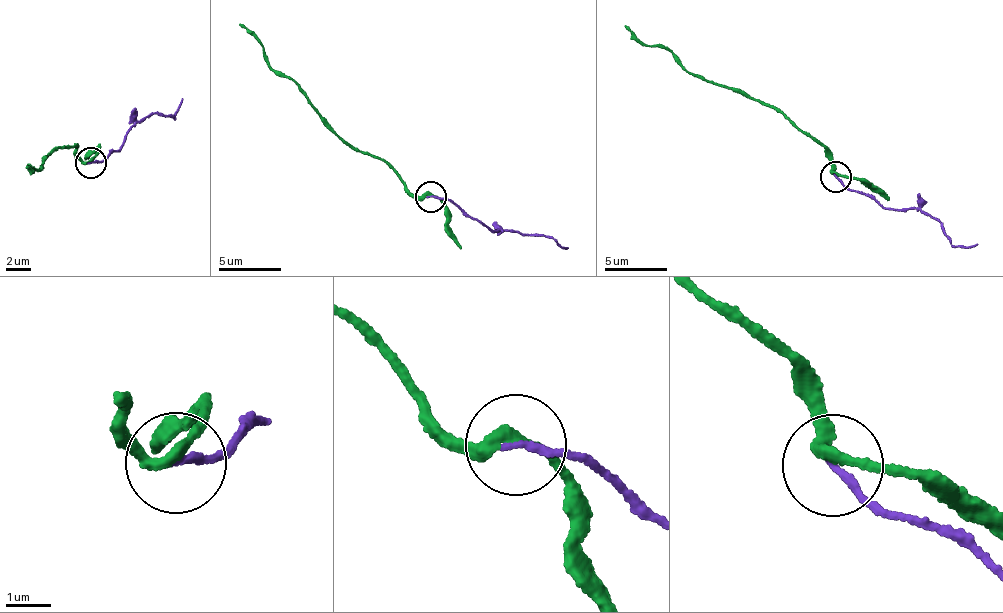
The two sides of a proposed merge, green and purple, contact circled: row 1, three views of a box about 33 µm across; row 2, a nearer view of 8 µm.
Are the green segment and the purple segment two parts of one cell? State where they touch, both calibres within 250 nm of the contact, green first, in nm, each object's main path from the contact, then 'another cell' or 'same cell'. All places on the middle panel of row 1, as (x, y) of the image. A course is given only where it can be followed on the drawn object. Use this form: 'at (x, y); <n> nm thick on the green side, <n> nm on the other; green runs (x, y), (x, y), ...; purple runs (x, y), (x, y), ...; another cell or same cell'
at (430, 196); 240 nm thick on the green side, 170 nm on the other; green runs (430, 194), (412, 193), (381, 159), (344, 140), (328, 124), (309, 97), (268, 62), (261, 43), (239, 24); purple runs (431, 196), (444, 197), (493, 230), (536, 233), (567, 247); another cell

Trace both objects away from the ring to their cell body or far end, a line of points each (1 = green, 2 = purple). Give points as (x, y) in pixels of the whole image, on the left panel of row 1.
1: (92, 161), (78, 157), (78, 149), (71, 146), (58, 147), (45, 157), (44, 169), (26, 165)
2: (92, 163), (120, 150), (134, 125), (163, 113), (174, 116), (182, 99)

